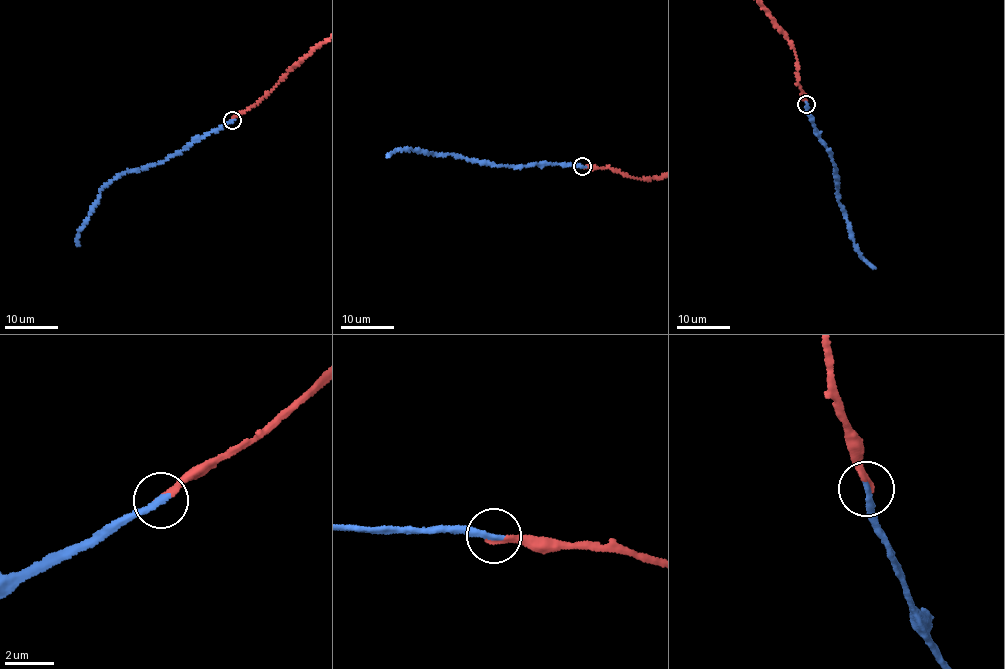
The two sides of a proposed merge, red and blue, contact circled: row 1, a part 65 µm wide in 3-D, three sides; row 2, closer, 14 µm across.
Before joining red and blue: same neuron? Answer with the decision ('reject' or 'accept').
accept

